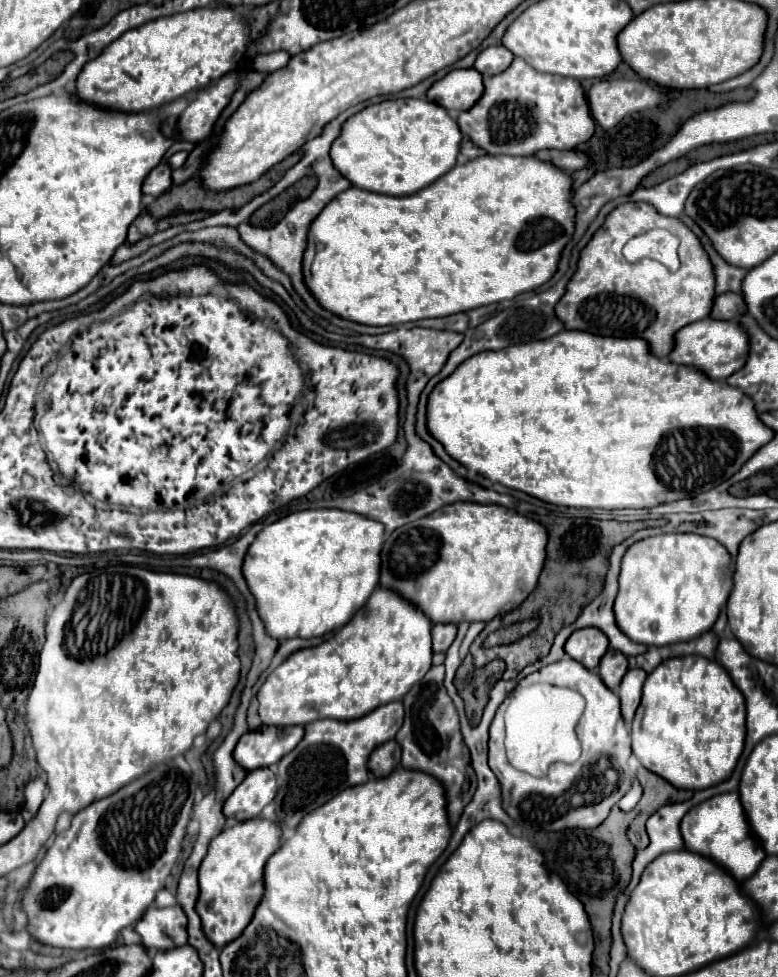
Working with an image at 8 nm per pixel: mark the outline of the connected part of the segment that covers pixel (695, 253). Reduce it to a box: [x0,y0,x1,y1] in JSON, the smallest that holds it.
[555,202,715,358]

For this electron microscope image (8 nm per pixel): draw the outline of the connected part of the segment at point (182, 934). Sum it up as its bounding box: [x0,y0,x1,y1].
[135,906,187,950]

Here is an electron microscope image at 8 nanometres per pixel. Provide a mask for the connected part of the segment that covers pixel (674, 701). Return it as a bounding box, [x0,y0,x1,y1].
[633,656,745,790]

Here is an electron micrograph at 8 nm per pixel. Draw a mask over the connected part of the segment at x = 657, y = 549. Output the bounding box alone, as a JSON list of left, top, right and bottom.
[615,534,733,646]

